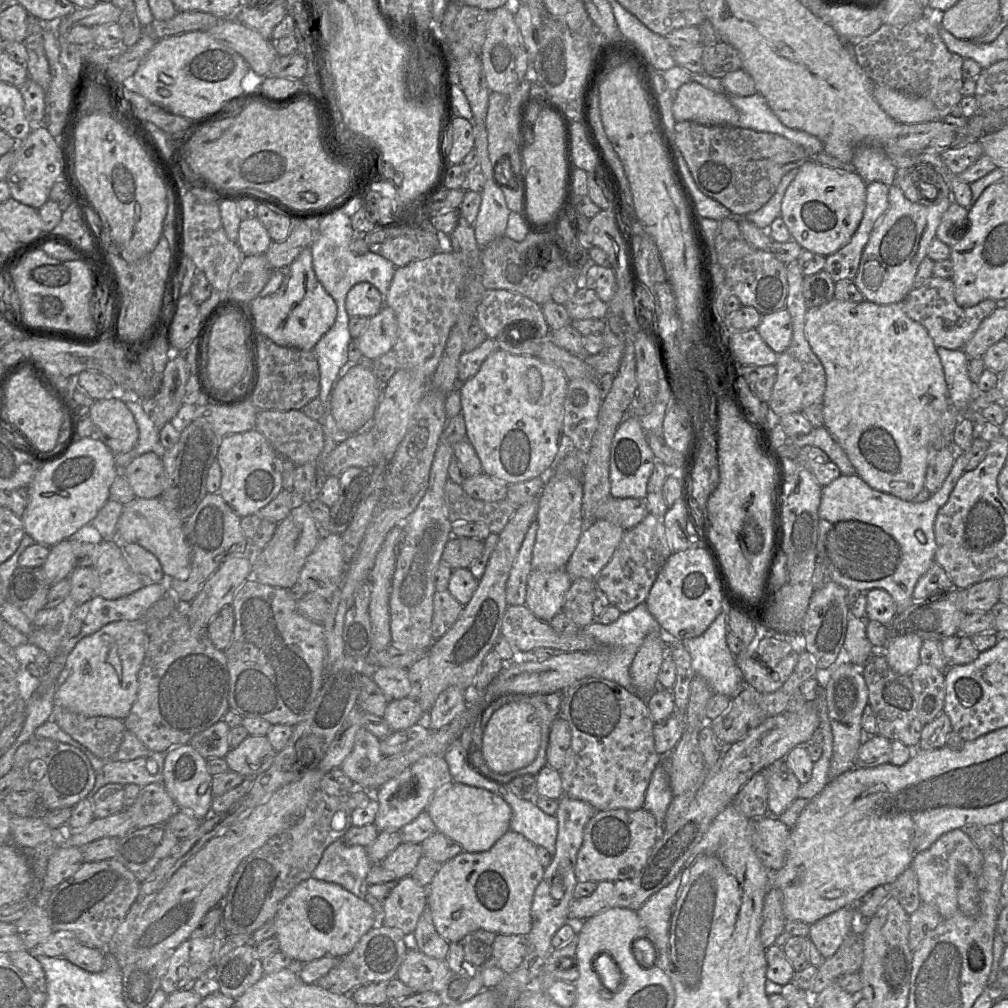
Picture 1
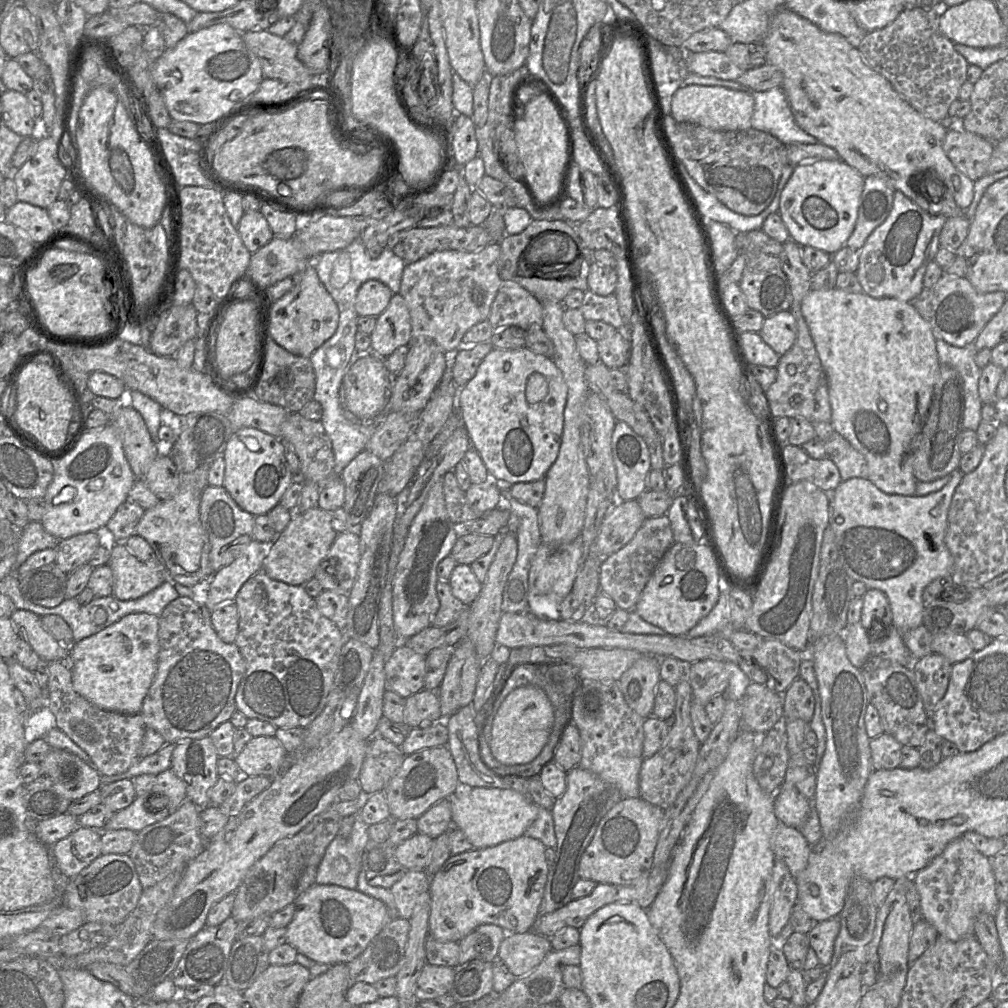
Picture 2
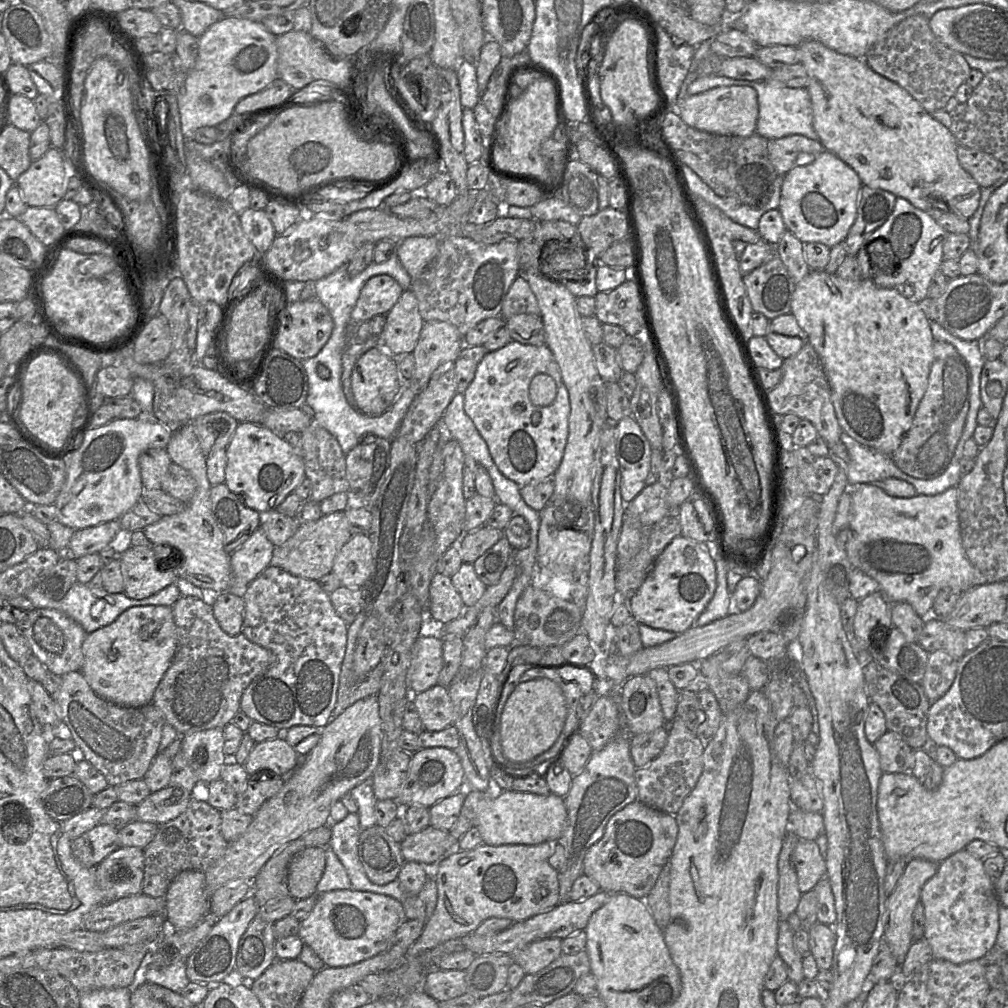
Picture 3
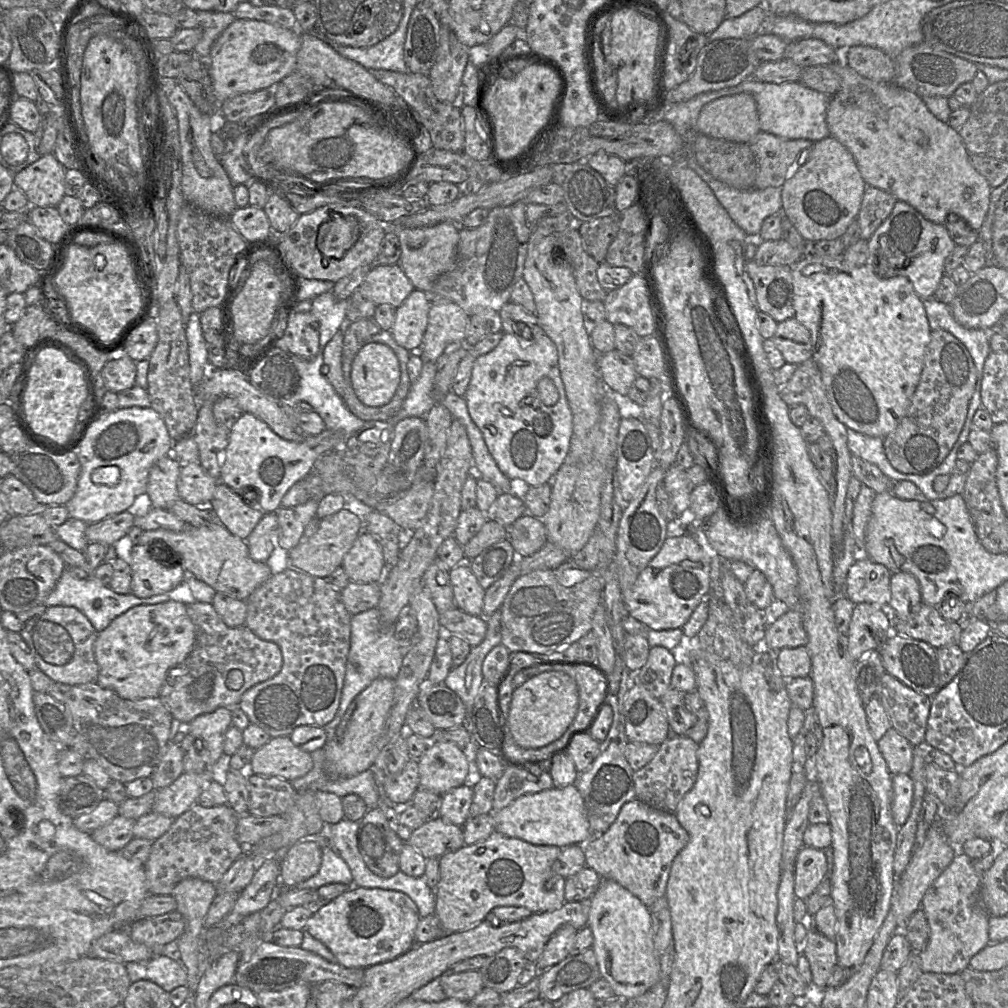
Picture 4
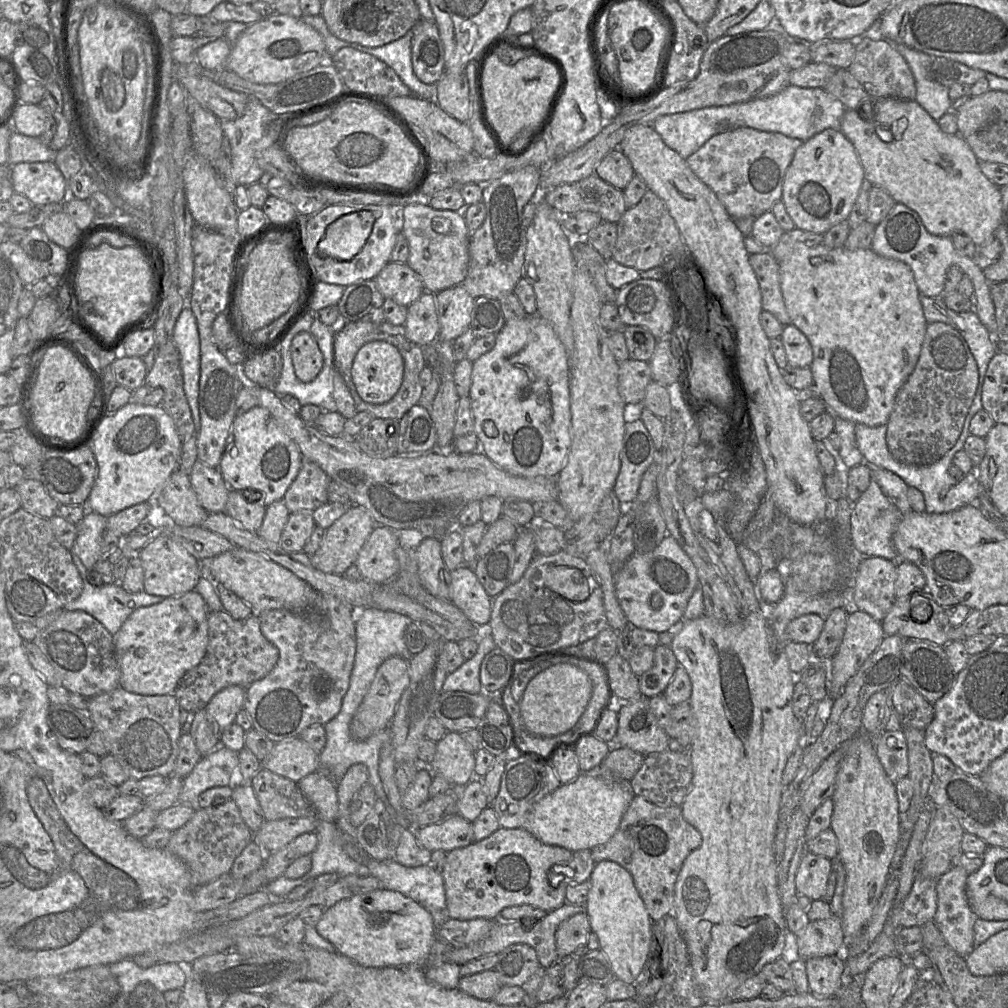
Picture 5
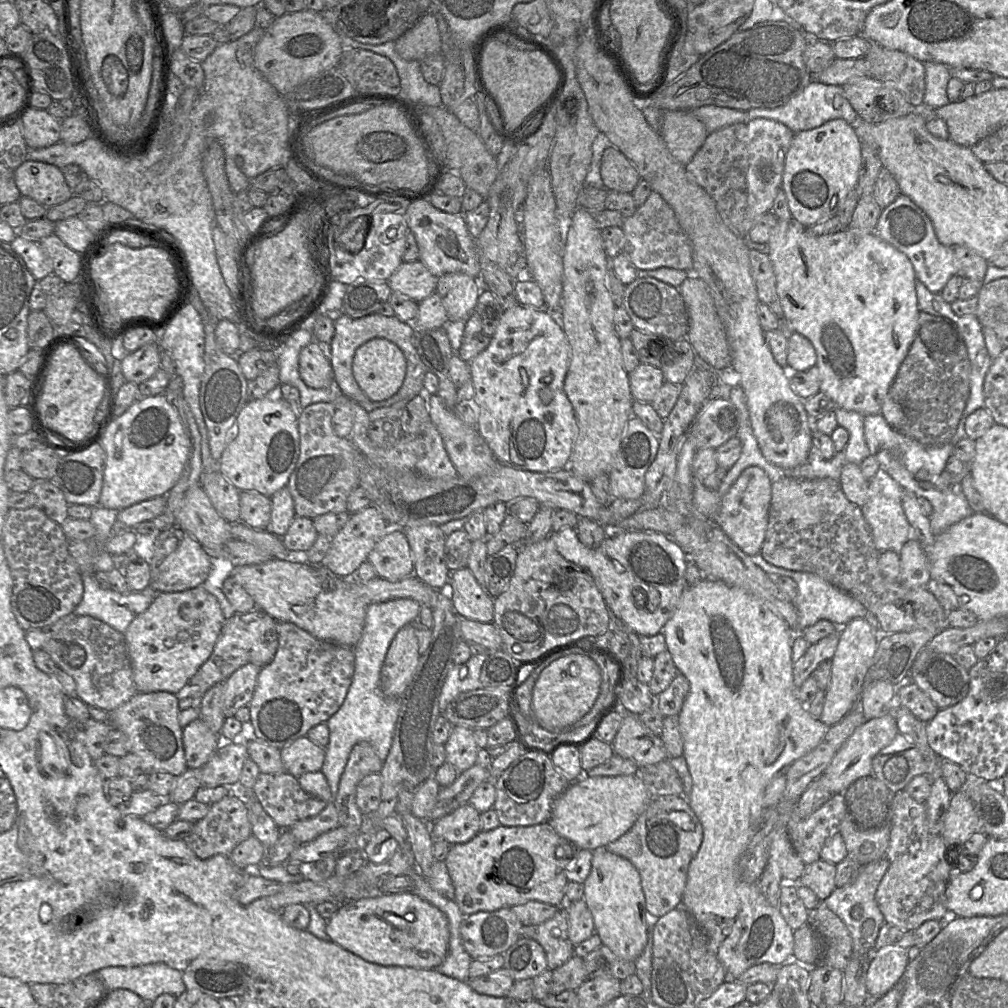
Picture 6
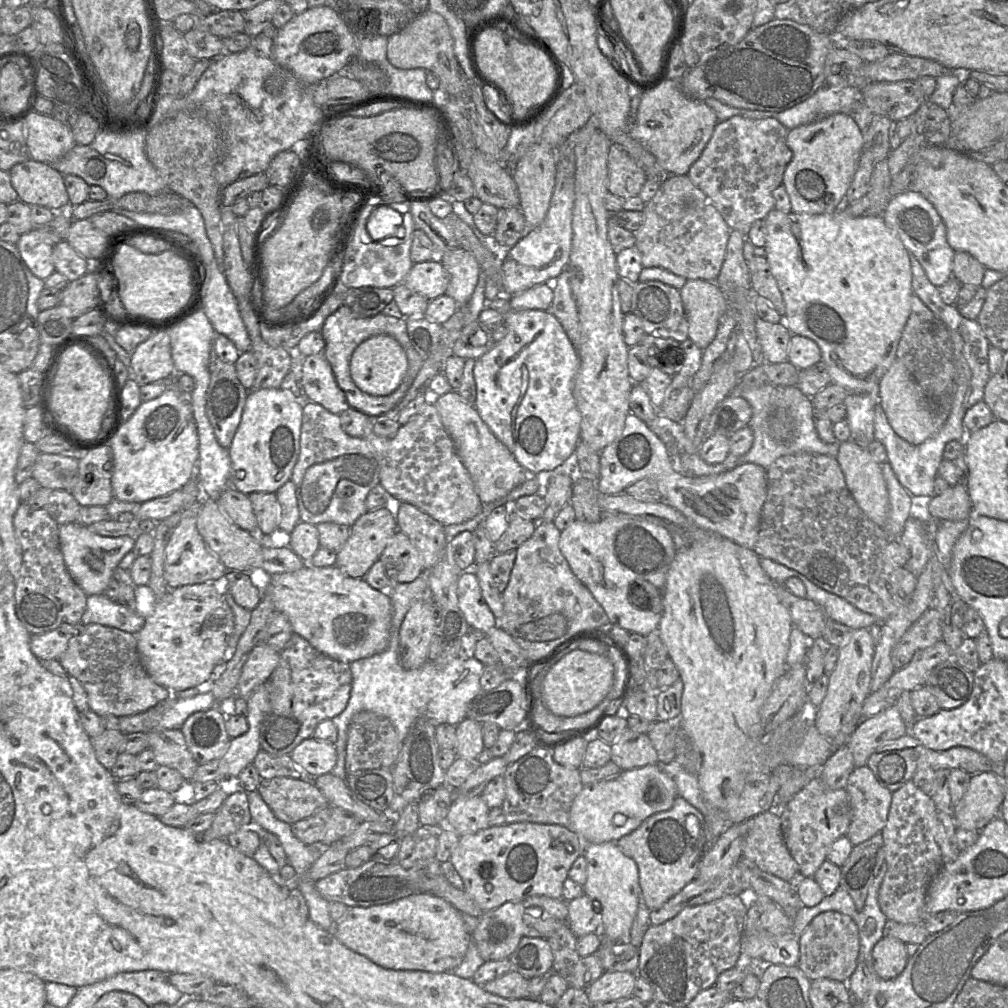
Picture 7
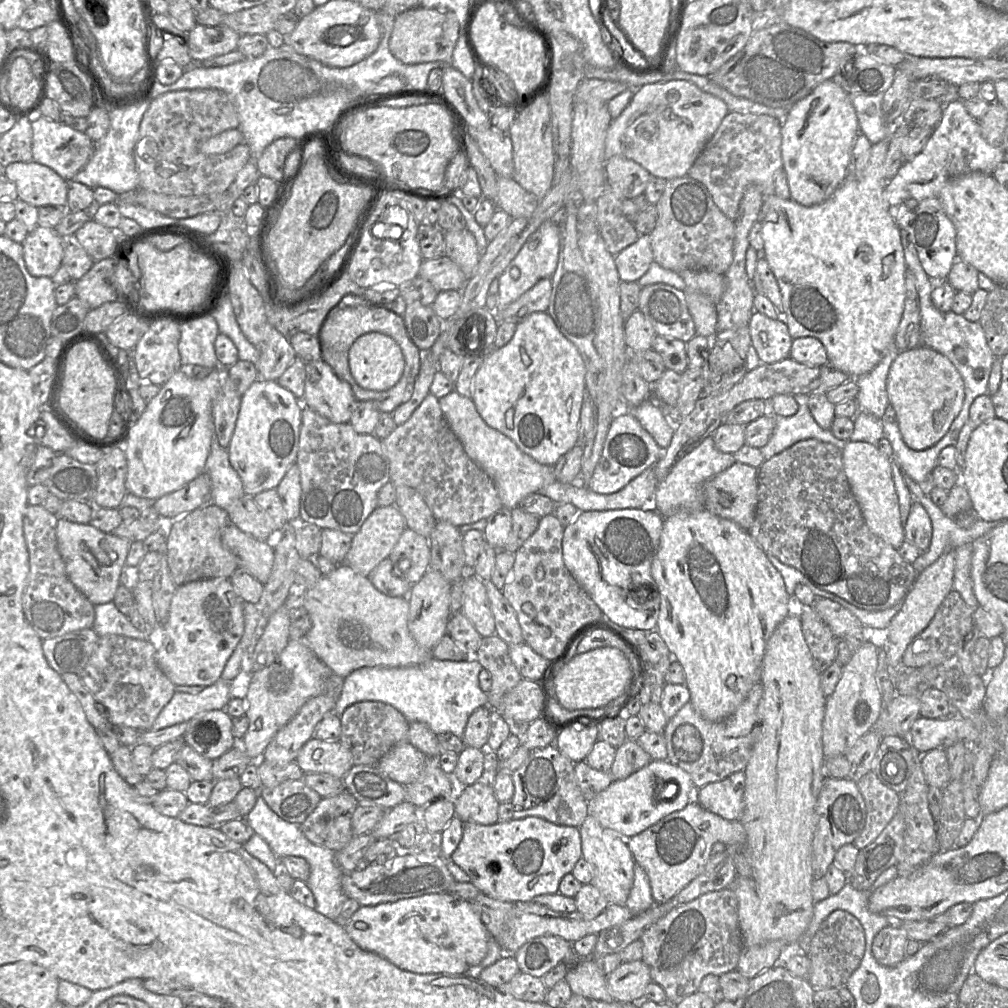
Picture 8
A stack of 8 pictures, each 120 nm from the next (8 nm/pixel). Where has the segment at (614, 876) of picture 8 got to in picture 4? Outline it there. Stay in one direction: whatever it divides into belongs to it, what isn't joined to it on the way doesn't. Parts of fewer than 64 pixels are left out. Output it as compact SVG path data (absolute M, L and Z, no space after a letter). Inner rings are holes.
M602 879L591 897L587 926L593 933L595 952L601 977L608 981L616 996L624 1001L636 998L656 985L661 979L660 962L653 944L652 918L649 908L629 890L614 880Z

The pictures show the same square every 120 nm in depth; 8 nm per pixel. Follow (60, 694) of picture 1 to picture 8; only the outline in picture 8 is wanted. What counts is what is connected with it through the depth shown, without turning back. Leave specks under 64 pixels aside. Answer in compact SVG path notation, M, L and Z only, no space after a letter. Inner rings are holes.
M210 578L192 581L176 588L176 591L171 599L169 607L169 615L166 623L163 626L159 625L159 636L153 641L156 652L155 659L163 671L163 673L169 678L169 680L175 685L189 685L189 686L209 686L215 683L221 678L224 666L233 653L235 647L240 641L244 633L244 614L243 614L243 602L238 596L237 592L232 585L230 578Z

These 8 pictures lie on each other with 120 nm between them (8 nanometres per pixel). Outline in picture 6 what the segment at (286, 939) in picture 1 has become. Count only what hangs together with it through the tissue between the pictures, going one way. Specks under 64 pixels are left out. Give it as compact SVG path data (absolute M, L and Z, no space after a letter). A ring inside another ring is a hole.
M414 892L384 893L339 904L337 912L327 920L326 932L341 947L366 961L384 966L409 966L437 969L449 947L449 921L444 912Z

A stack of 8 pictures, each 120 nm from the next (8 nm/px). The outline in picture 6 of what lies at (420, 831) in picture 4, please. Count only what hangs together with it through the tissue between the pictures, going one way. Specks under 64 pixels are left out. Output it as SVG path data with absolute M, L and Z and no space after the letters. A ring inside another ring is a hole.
M467 803L452 813L430 824L430 831L434 841L447 841L450 844L461 844L470 841L479 832L480 812Z

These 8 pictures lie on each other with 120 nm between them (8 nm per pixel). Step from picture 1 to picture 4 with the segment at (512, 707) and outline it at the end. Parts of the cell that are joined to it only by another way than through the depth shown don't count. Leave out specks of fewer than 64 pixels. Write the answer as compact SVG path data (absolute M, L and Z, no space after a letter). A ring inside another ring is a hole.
M559 671L534 675L512 694L508 726L515 743L525 749L537 749L558 740L573 722L578 705L578 687L571 676Z

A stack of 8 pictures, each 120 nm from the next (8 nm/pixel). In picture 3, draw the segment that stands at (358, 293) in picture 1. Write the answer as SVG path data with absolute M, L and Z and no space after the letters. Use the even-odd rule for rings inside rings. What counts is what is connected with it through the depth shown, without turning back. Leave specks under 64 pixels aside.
M387 274L371 277L362 287L347 325L347 339L355 335L355 330L363 321L377 314L387 314L399 300L404 290Z

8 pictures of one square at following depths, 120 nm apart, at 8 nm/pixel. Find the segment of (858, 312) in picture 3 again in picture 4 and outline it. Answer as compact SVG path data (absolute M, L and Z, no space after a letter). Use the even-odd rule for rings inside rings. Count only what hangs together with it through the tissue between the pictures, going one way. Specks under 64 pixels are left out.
M808 251L792 266L793 306L795 318L809 331L813 347L812 359L818 365L824 389L837 419L847 428L871 437L885 438L895 430L900 420L906 415L912 396L919 384L924 357L930 342L931 328L927 319L922 299L917 295L912 282L904 276L880 277L874 268L866 263L862 266L850 266L842 257L821 256Z

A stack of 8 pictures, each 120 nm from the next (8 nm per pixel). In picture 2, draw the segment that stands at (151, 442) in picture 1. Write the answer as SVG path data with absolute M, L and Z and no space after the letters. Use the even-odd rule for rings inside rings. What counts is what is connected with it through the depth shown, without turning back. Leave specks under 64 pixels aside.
M127 388L126 397L117 399L132 406L142 416L151 438L156 444L160 444L158 430L165 421L169 421L169 419L166 419L165 409L145 394Z

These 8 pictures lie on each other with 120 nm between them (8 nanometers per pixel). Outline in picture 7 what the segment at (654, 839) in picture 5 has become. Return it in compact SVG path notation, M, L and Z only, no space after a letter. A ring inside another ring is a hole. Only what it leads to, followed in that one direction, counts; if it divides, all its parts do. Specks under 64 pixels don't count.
M678 796L668 811L652 815L635 831L616 842L619 849L636 862L641 897L651 911L661 908L696 878L700 862L706 853L706 823L704 821L703 814L698 809ZM688 815L695 815L700 821L700 831L697 836L691 836L687 831Z

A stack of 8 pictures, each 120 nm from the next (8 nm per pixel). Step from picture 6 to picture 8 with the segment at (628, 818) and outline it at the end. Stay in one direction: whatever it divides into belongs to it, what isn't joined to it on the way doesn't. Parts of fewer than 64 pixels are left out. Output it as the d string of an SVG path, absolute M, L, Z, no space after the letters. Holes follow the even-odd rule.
M651 760L647 765L623 780L613 780L611 784L587 802L588 815L593 816L599 824L611 829L625 839L631 838L672 812L682 810L696 794L696 788L689 773L667 760ZM667 782L678 785L677 794L664 799L661 792Z

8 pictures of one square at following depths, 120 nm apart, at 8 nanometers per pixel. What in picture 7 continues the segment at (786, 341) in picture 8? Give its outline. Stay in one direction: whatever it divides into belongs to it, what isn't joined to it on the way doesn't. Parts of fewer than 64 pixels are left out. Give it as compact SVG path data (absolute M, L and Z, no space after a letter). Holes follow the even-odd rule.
M757 317L755 327L766 362L776 364L788 361L792 333L785 322L770 323Z

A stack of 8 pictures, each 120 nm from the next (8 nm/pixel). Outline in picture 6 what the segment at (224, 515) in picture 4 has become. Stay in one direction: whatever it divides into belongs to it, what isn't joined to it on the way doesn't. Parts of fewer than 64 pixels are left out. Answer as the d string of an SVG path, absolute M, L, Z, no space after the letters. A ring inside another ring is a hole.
M256 490L240 491L240 521L256 530L266 530L270 522L271 497Z

